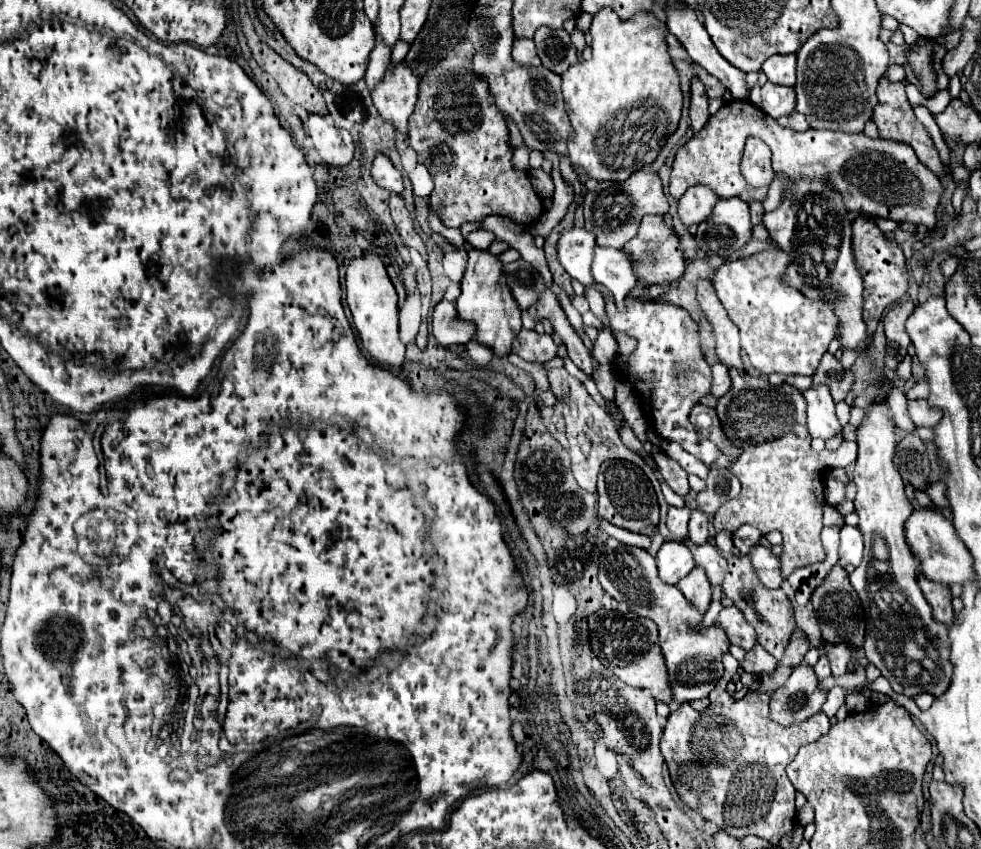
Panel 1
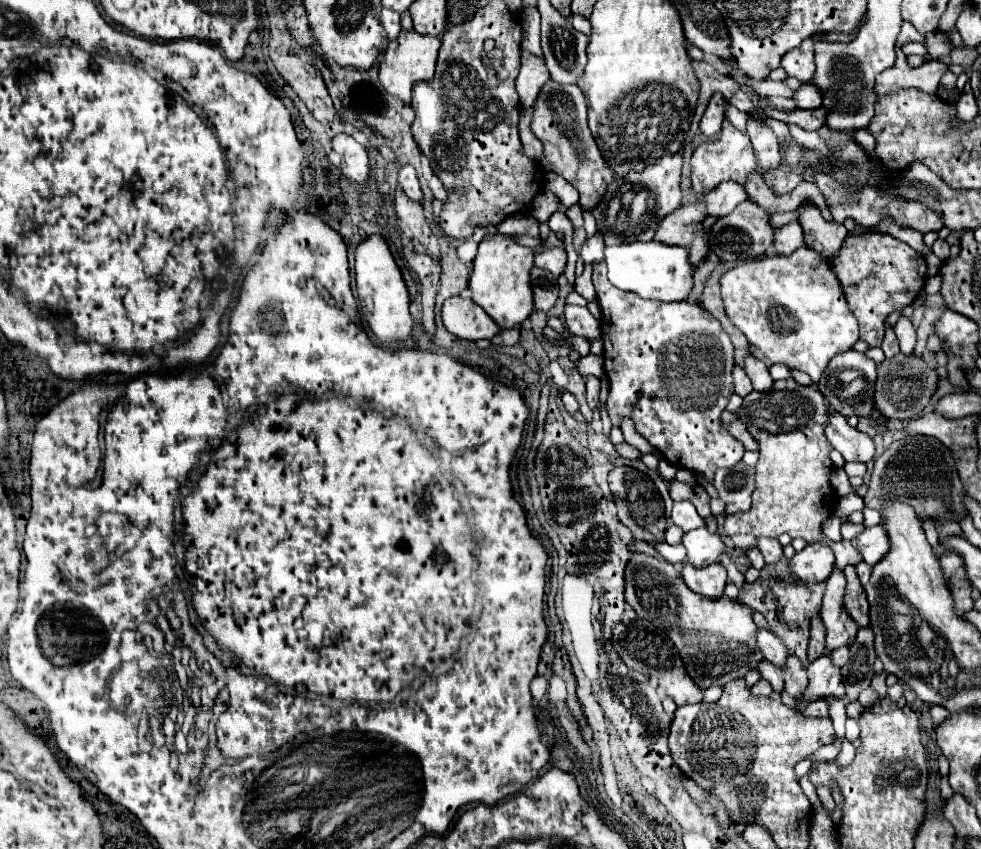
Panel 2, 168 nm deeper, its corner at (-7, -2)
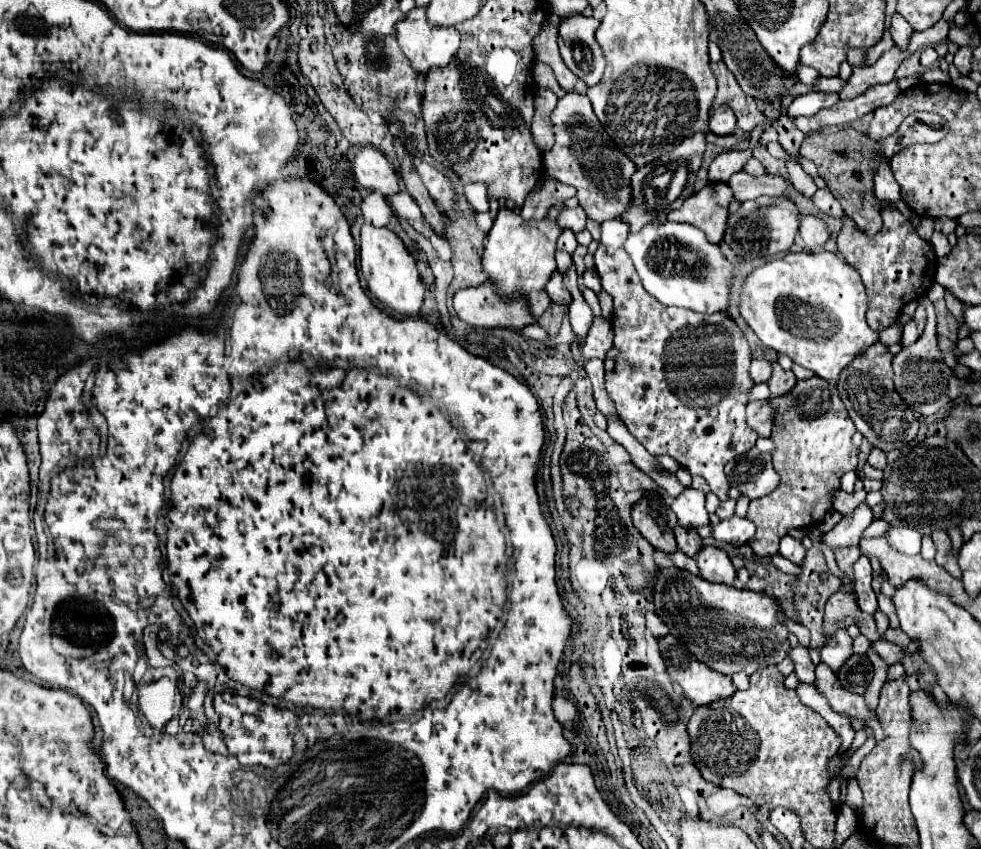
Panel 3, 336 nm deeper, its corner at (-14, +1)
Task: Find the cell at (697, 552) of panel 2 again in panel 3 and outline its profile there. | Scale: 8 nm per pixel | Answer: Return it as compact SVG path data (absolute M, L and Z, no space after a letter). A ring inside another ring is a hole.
M732 515L730 519L724 519L720 521L718 525L712 527L714 529L714 537L716 539L722 539L722 541L728 541L732 545L744 545L748 543L754 533L756 533L756 525L746 519L746 517L738 517L738 515Z

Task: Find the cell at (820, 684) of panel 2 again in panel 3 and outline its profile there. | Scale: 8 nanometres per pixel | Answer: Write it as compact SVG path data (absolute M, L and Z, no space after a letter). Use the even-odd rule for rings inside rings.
M838 629L826 645L820 649L822 661L832 667L834 673L840 671L840 667L846 663L846 659L852 655L852 637L848 635L846 629Z

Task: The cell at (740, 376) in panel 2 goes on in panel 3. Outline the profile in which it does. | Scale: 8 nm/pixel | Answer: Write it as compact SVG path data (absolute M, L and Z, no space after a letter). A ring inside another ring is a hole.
M764 357L754 359L752 365L750 365L750 375L752 375L754 383L762 383L762 381L770 379L770 375L772 375L772 363L768 359L764 359Z

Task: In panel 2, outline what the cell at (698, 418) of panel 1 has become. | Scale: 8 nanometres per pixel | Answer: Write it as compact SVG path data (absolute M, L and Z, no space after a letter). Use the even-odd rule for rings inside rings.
M723 412L721 414L721 426L739 442L743 442L745 450L759 450L759 444L753 440L753 436L749 436L747 428L741 424L741 420L737 418L737 414L731 412Z

